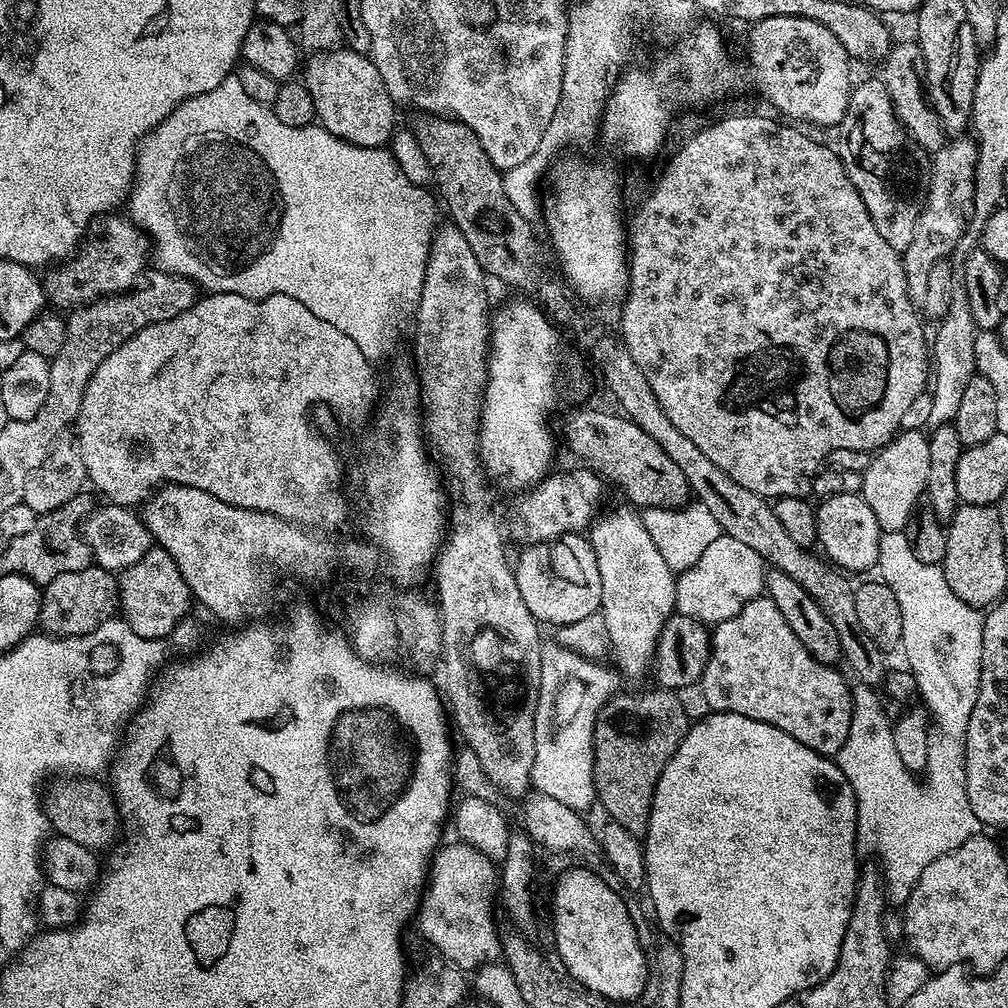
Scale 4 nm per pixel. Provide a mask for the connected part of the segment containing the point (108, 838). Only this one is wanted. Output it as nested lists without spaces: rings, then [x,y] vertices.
[[[92,778],[87,782],[74,782],[78,784],[60,784],[49,792],[47,789],[42,807],[55,835],[65,836],[70,838],[70,842],[78,842],[78,846],[93,850],[111,849],[117,843],[122,832],[122,821],[111,791],[105,785],[103,788],[100,782]]]

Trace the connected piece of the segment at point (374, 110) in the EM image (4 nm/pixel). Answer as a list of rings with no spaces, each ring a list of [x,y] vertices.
[[[347,46],[325,50],[311,59],[308,65],[303,65],[302,83],[314,98],[318,124],[337,141],[359,148],[385,147],[398,128],[398,105],[390,98],[374,62],[365,53],[353,52]]]

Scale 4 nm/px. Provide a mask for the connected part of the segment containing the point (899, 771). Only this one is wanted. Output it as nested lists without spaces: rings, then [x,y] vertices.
[[[905,531],[883,532],[879,538],[877,573],[881,583],[890,586],[898,599],[902,613],[902,638],[900,644],[904,648],[904,656],[908,659],[907,667],[916,679],[916,691],[923,707],[930,713],[934,727],[928,742],[928,767],[923,773],[924,784],[919,784],[917,777],[898,756],[892,737],[890,716],[880,709],[880,700],[873,689],[859,682],[851,685],[852,717],[850,718],[850,734],[846,734],[846,742],[842,750],[834,757],[837,766],[846,774],[856,799],[856,846],[861,853],[873,852],[880,859],[879,871],[884,878],[884,891],[887,899],[902,906],[910,898],[922,870],[934,862],[934,858],[942,858],[942,854],[950,854],[950,850],[958,850],[962,842],[981,831],[979,818],[970,810],[970,798],[966,794],[966,770],[964,769],[964,735],[970,722],[970,714],[974,710],[976,690],[980,687],[982,674],[982,630],[984,616],[981,609],[972,608],[962,602],[946,582],[941,565],[922,562],[909,544]]]

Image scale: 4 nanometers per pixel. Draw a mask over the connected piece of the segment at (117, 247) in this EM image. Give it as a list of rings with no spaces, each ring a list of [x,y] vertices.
[[[120,214],[99,217],[100,233],[89,235],[78,251],[59,266],[43,273],[42,283],[47,303],[56,310],[71,310],[90,304],[102,296],[129,291],[136,287],[150,264],[150,241],[131,220]]]

